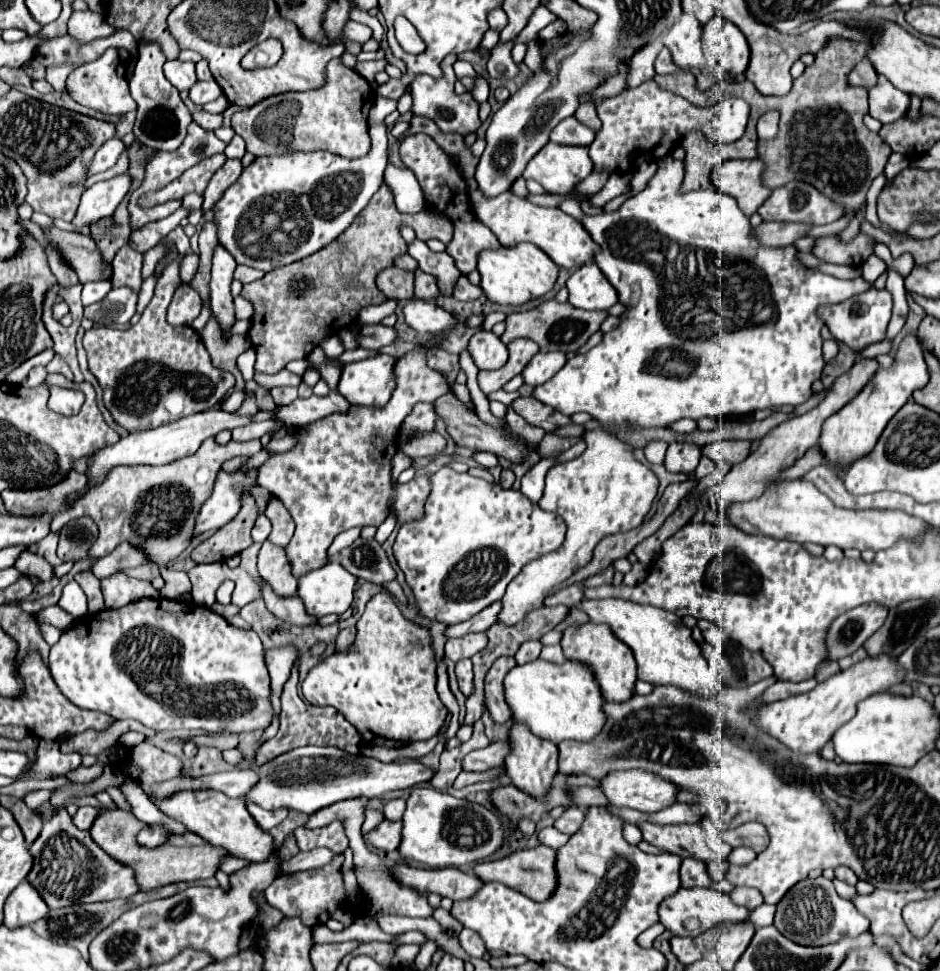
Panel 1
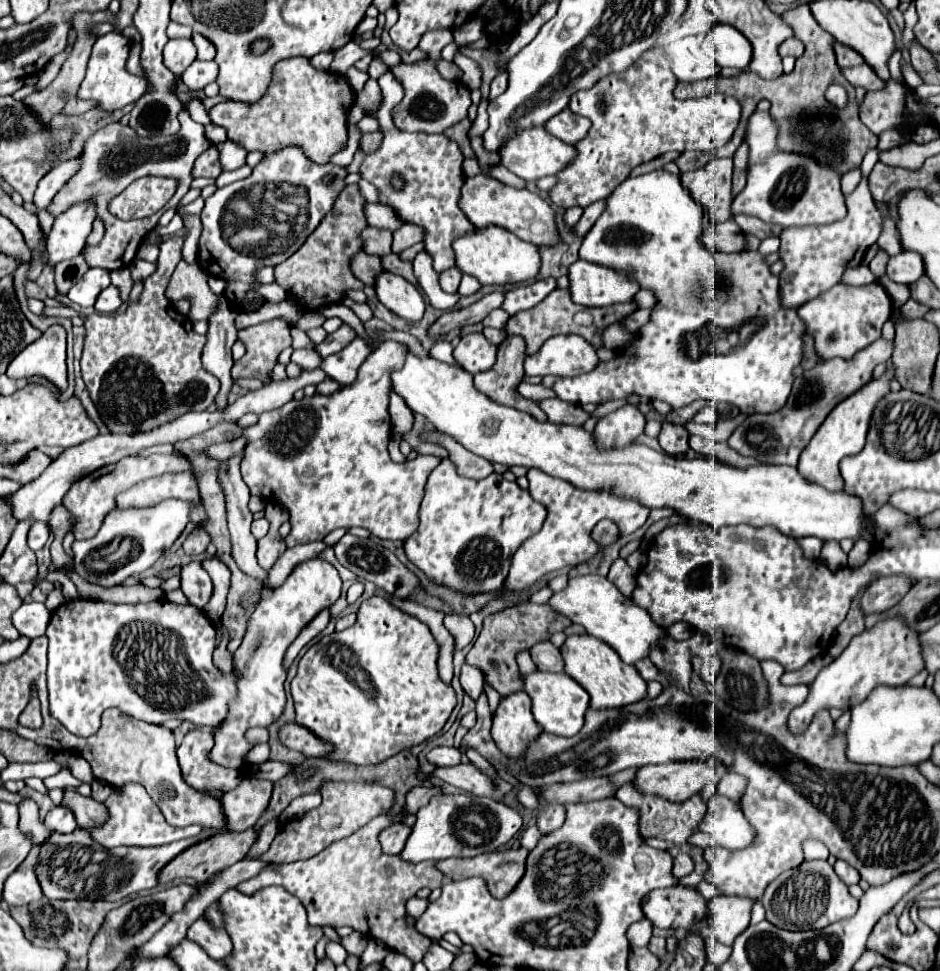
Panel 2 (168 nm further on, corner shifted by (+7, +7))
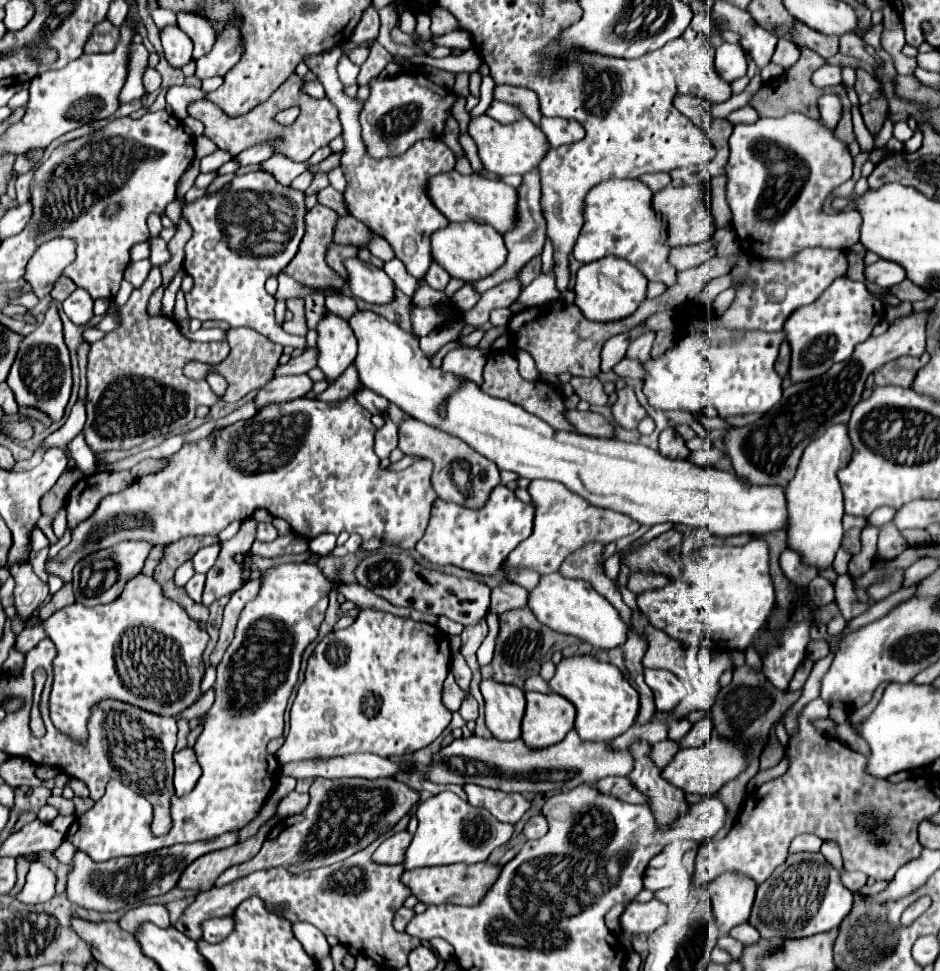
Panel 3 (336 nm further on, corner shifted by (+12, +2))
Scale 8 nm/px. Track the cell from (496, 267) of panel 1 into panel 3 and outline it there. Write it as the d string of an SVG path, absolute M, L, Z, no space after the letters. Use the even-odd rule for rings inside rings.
M466 221L466 223L448 223L446 227L438 229L430 237L430 251L432 259L438 261L450 277L462 279L466 283L474 283L476 279L482 279L484 275L490 275L504 263L506 259L506 247L502 235L494 229L488 227L486 223L476 223L476 221Z

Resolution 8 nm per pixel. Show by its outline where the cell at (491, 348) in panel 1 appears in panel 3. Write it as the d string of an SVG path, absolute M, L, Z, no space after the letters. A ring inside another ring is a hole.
M478 347L452 349L446 353L446 357L442 361L442 371L454 373L462 379L468 379L476 385L482 385L484 359L486 359L486 351L482 351Z

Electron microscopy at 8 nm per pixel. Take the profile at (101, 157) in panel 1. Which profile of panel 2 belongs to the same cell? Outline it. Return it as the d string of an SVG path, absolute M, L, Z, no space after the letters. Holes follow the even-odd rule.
M73 156L65 162L61 162L59 166L55 166L49 174L45 174L37 186L35 192L35 206L37 210L43 210L45 206L51 204L53 196L77 174L77 170L81 168L81 156Z

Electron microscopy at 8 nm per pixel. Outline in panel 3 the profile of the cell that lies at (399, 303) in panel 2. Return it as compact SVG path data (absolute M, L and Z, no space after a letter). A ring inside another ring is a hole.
M360 257L346 259L344 267L348 271L346 283L354 297L376 305L384 305L394 299L394 283L382 269L362 261Z

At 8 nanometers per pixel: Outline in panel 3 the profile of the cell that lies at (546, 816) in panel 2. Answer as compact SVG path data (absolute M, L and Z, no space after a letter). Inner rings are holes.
M536 815L536 817L530 817L524 825L524 837L526 839L540 839L548 833L548 823L542 815Z

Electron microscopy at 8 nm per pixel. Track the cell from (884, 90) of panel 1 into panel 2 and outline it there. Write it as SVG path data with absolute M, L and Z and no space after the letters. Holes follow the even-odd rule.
M861 64L853 70L843 70L845 72L845 78L857 88L857 86L863 86L867 92L873 92L873 90L881 90L885 88L885 82L881 78L877 78L877 74L873 72L871 66L867 64Z

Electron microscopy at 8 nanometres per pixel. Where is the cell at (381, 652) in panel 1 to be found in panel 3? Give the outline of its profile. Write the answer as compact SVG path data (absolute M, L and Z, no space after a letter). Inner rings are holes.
M362 609L348 629L328 633L308 659L306 679L290 709L290 733L278 749L278 761L328 759L348 753L376 753L380 757L406 755L430 745L450 725L452 713L442 705L442 683L450 671L450 637L428 623L394 617L376 609Z

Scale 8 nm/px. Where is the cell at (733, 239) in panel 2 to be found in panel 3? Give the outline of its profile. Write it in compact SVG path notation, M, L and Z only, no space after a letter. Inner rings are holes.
M704 241L704 243L698 243L698 245L684 245L684 247L670 249L668 263L676 271L684 271L684 269L692 269L692 267L706 263L714 255L716 255L714 241Z

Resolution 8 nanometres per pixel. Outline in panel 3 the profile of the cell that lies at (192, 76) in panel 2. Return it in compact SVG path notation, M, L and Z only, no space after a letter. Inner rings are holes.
M240 19L224 25L222 33L216 35L214 47L196 61L196 77L208 79L216 75L226 75L242 57L244 47L240 41Z

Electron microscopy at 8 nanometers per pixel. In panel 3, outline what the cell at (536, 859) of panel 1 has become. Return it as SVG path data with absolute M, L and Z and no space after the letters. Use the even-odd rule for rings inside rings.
M476 863L476 865L448 865L448 867L424 867L424 869L412 869L404 871L400 881L412 891L412 895L426 903L426 905L440 905L440 903L454 903L454 905L476 905L484 891L488 891L488 885L492 885L492 879L498 875L500 867L494 863Z

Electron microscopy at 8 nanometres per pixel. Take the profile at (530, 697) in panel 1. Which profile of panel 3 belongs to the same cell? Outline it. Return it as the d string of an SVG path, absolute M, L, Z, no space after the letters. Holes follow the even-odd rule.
M526 693L526 713L522 719L522 741L530 749L544 749L560 743L574 729L576 709L556 693Z

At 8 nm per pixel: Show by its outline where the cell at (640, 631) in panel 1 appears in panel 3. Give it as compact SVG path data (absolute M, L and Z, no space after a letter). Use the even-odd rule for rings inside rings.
M560 573L542 575L540 583L528 593L528 609L540 623L552 627L558 633L588 641L592 647L612 649L624 643L624 621L620 615L616 615L616 609L600 593L596 593L590 583L584 583L582 579L568 579Z

